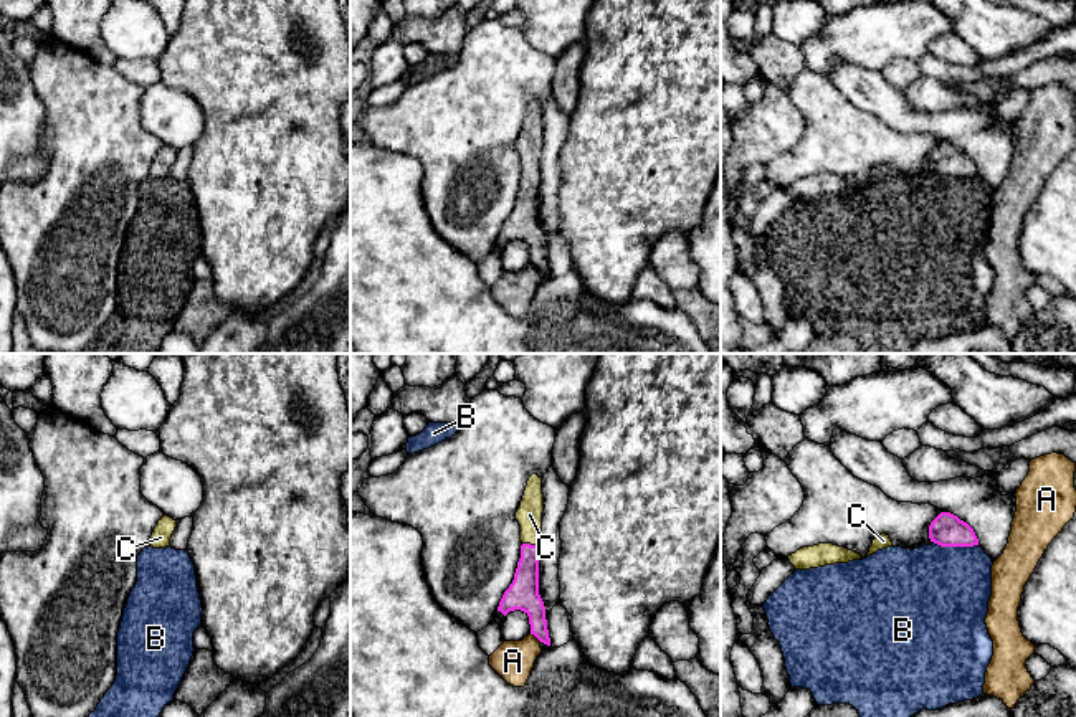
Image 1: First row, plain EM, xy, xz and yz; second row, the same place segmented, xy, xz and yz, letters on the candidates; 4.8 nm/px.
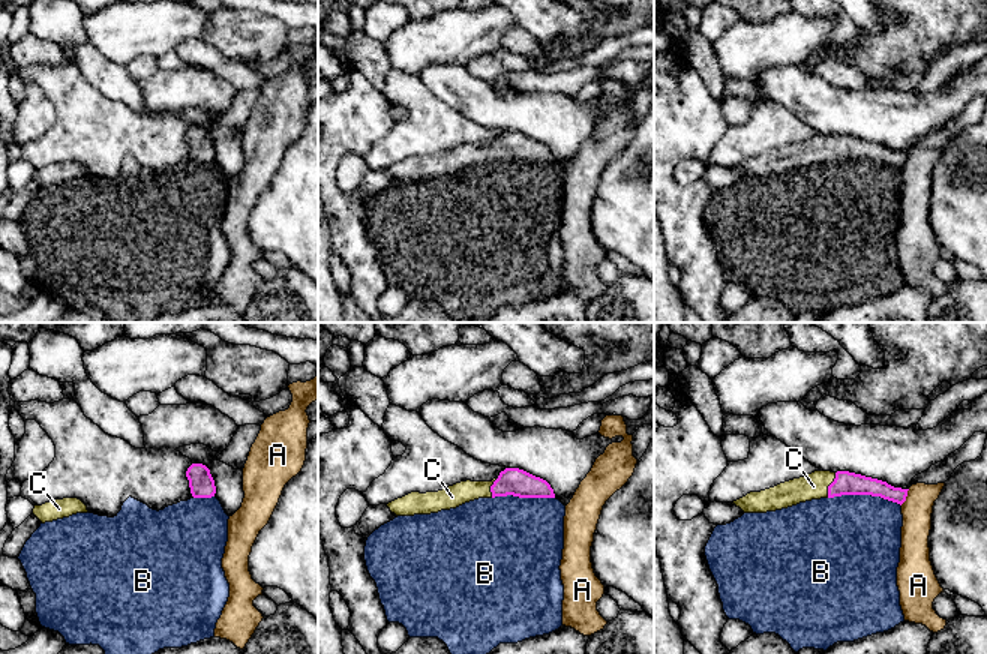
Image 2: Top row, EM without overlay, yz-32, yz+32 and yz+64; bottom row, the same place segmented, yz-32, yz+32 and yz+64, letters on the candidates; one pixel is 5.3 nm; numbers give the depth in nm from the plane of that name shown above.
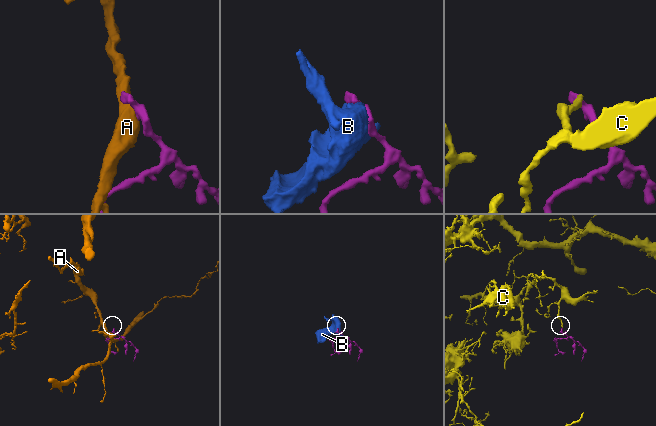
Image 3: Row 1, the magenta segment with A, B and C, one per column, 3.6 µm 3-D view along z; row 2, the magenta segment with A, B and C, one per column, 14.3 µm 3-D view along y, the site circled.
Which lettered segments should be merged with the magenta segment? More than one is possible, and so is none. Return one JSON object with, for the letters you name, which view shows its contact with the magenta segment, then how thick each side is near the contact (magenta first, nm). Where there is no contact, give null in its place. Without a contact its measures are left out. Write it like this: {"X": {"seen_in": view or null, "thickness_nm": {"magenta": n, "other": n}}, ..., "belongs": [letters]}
{"C": {"seen_in": "xz", "thickness_nm": {"magenta": 160, "other": 130}}, "belongs": ["C"]}

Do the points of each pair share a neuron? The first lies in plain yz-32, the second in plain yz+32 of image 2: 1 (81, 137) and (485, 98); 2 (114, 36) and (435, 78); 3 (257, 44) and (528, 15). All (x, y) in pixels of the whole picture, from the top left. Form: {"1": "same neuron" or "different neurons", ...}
{"1": "different neurons", "2": "different neurons", "3": "same neuron"}

